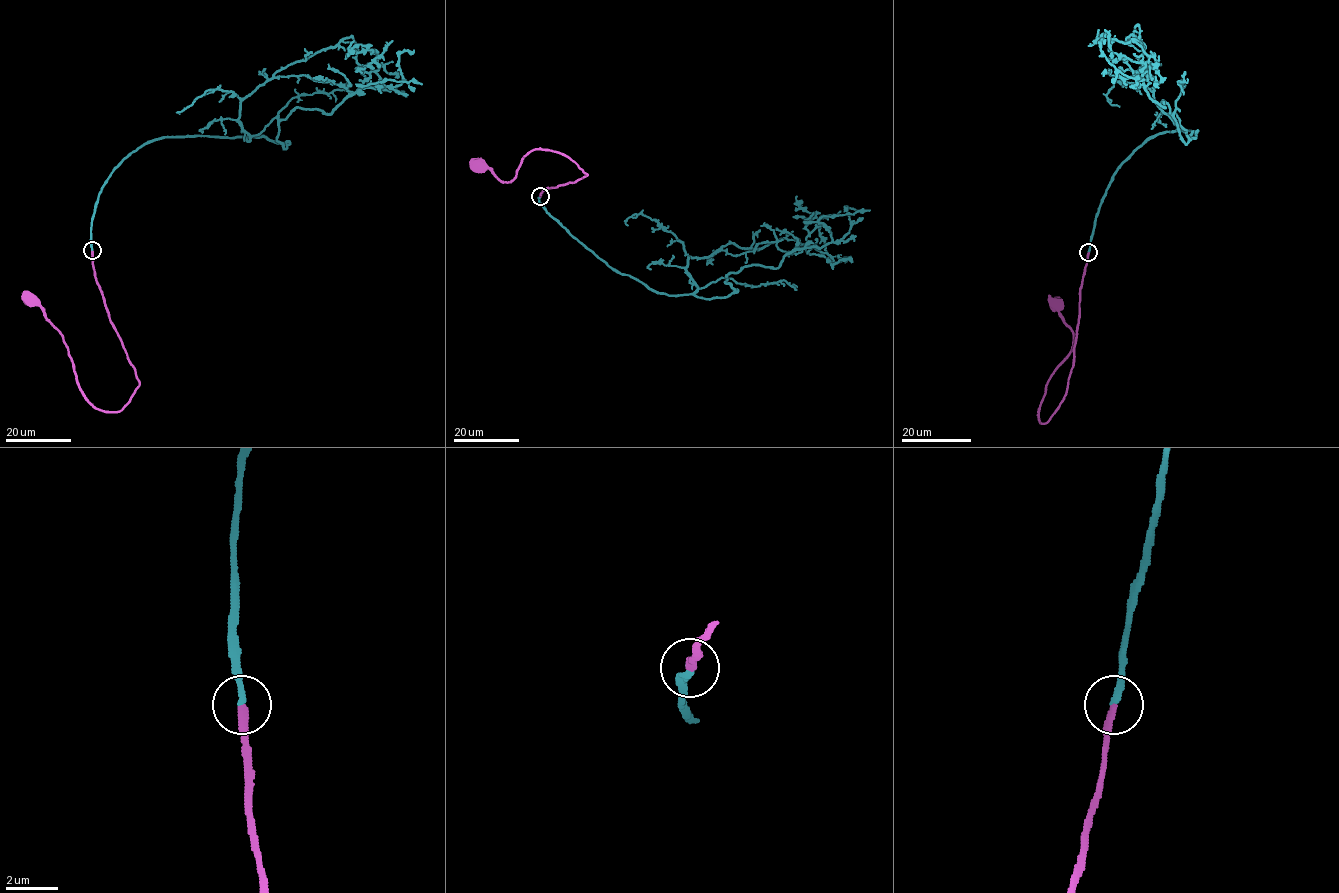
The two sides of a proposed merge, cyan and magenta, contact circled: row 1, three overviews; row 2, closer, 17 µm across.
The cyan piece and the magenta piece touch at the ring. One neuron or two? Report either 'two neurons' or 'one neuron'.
one neuron

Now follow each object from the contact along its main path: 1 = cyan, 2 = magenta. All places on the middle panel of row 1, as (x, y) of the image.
1: (539, 196), (610, 266), (669, 295), (778, 267), (793, 250), (826, 253), (802, 205)
2: (539, 196), (546, 188), (587, 175), (569, 158), (535, 148), (522, 158), (511, 181), (478, 165)

